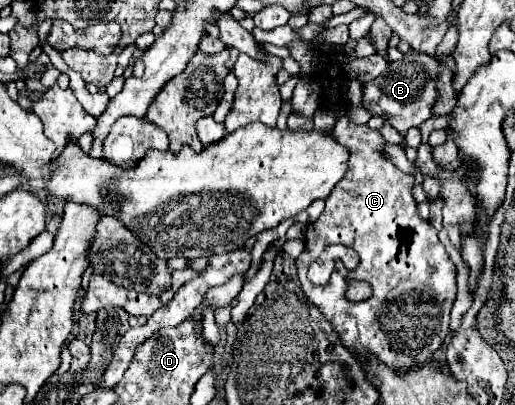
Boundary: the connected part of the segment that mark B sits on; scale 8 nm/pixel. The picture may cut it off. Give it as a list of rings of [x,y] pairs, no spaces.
[[[425,53],[405,55],[401,61],[389,63],[385,75],[365,85],[363,107],[369,109],[373,115],[387,117],[387,123],[391,123],[397,131],[405,135],[409,127],[419,127],[421,123],[433,117],[433,107],[439,97],[437,81],[439,81],[439,61],[435,57]]]

